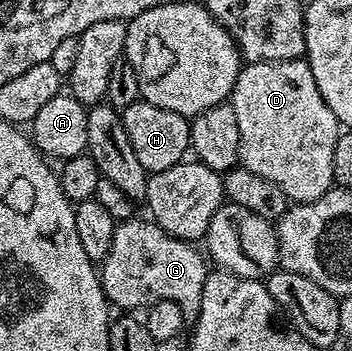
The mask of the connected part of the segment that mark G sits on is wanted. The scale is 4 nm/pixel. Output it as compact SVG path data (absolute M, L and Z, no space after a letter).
M132 219L116 224L113 241L109 243L109 253L105 255L98 270L103 294L119 311L130 310L127 308L131 305L131 277L139 277L139 293L143 296L144 306L156 305L158 301L172 301L177 303L177 307L181 307L184 318L194 323L201 307L201 291L209 272L204 254L199 254L192 242L169 235L154 221L139 220Z

